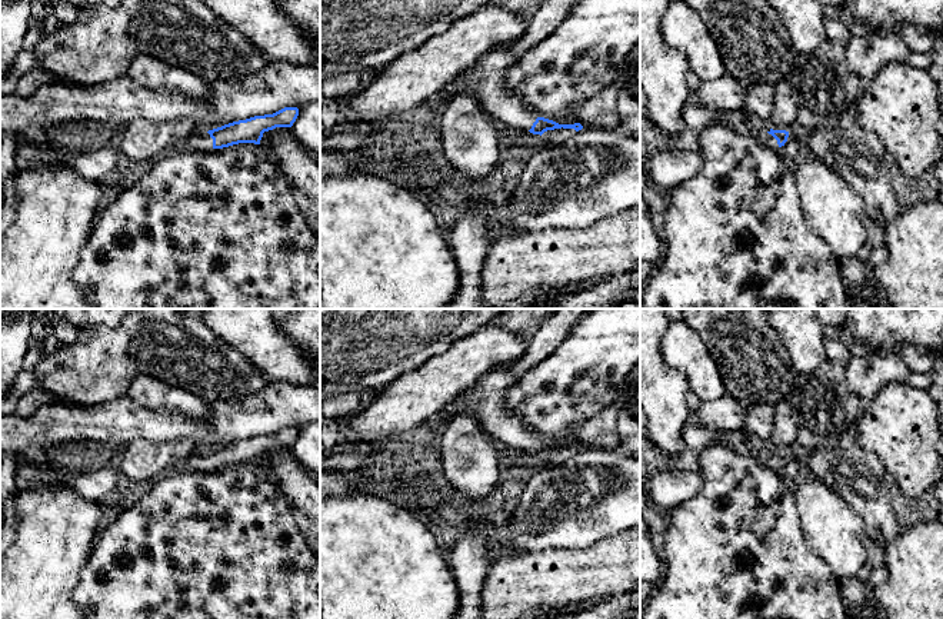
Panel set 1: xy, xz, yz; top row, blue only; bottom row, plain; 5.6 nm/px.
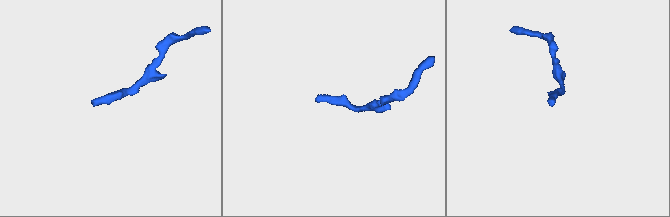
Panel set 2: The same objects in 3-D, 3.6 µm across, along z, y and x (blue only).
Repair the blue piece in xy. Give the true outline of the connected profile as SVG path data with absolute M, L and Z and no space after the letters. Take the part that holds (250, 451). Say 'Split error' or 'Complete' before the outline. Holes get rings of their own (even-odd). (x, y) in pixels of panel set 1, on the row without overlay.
Split error. M284 427L273 435L254 436L213 450L199 450L183 460L177 469L189 473L223 469L239 463L260 465L264 452L291 447L299 436L297 427Z

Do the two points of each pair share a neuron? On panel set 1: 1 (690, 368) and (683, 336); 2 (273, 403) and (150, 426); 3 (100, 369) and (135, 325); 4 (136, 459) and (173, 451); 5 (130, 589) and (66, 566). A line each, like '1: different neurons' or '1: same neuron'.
1: same neuron
2: same neuron
3: same neuron
4: same neuron
5: different neurons

